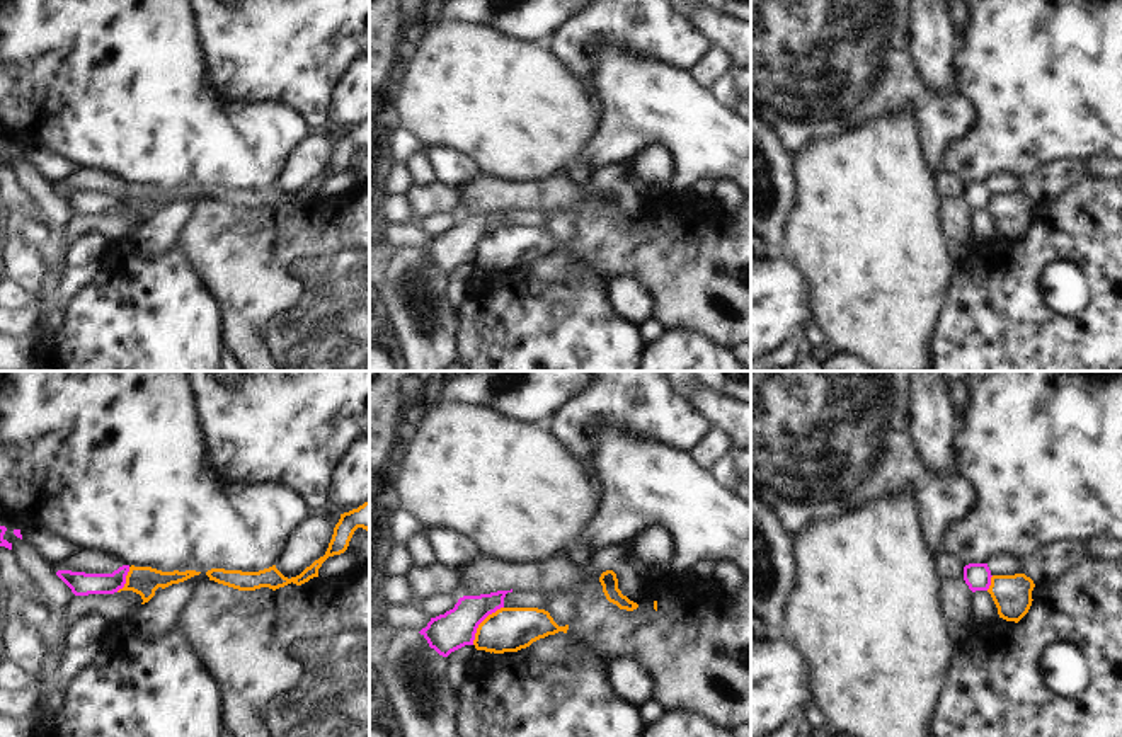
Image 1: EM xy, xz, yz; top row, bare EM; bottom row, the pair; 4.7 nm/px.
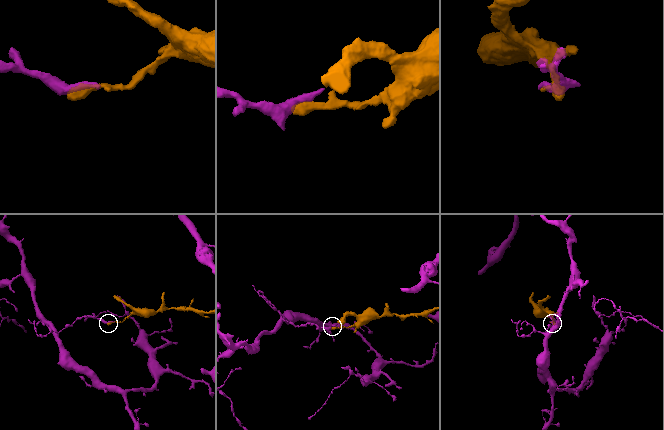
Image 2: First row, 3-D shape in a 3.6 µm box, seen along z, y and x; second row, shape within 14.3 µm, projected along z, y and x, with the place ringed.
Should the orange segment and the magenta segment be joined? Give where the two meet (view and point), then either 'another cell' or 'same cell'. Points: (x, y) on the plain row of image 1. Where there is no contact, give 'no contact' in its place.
xz (480, 242) | another cell

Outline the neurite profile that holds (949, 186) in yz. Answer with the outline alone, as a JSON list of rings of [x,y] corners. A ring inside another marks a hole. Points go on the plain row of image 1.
[[[947,169],[936,175],[936,194],[940,199],[955,199],[964,196],[964,182]]]

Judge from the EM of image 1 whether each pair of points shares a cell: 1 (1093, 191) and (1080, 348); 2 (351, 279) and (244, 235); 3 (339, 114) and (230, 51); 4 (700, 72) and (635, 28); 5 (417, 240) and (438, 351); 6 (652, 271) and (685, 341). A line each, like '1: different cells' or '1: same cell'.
1: same cell
2: same cell
3: different cells
4: different cells
5: different cells
6: different cells

